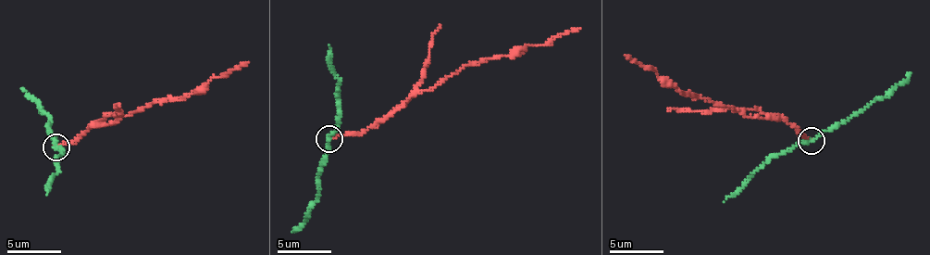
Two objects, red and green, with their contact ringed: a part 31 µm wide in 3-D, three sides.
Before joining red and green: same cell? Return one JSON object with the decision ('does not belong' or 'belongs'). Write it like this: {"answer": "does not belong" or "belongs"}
{"answer": "does not belong"}

